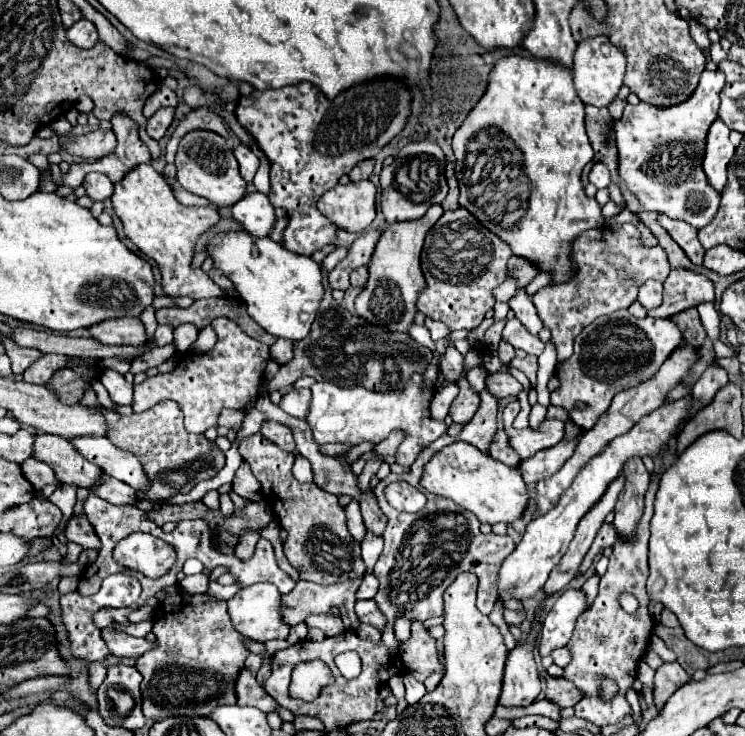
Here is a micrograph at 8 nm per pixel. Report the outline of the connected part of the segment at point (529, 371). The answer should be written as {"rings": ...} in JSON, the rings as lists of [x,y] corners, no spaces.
{"rings":[[[527,355],[526,358],[514,358],[510,362],[516,370],[524,372],[530,380],[532,386],[536,386],[536,372],[538,372],[538,358],[532,355]]]}

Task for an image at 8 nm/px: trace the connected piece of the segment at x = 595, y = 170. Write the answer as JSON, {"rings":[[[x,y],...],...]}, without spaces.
{"rings":[[[596,162],[596,164],[592,166],[590,182],[592,182],[596,188],[608,188],[608,184],[610,184],[610,174],[608,174],[608,168],[606,168],[604,162]]]}

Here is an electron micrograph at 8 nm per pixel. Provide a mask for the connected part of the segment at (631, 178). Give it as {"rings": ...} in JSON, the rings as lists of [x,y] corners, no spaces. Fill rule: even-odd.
{"rings":[[[704,70],[696,90],[682,104],[660,108],[644,102],[638,102],[636,106],[626,104],[624,116],[614,124],[618,174],[644,210],[684,220],[694,228],[704,228],[714,218],[720,206],[720,196],[708,182],[702,160],[708,128],[718,118],[718,94],[724,84],[726,78],[720,70]]]}

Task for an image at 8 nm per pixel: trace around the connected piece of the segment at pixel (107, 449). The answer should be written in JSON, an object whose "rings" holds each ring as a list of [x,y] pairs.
{"rings":[[[76,436],[70,442],[86,460],[98,464],[106,474],[130,484],[134,490],[146,490],[148,480],[138,458],[114,446],[106,436]]]}

